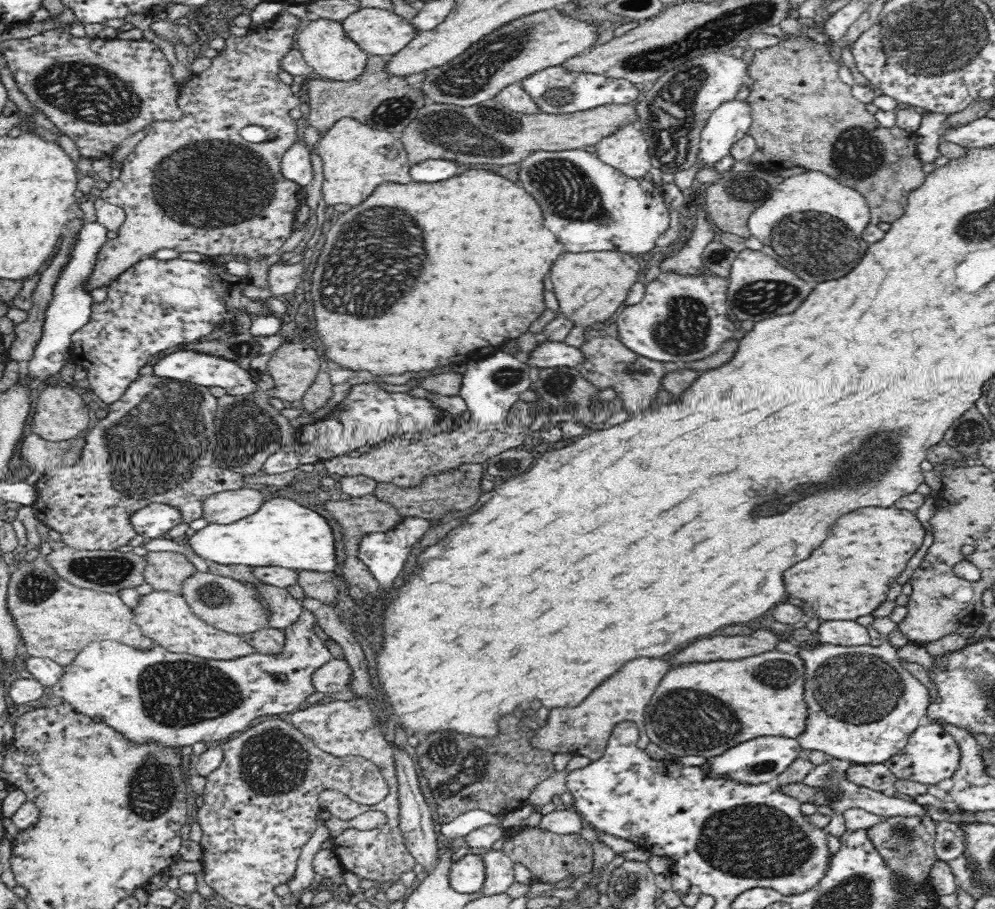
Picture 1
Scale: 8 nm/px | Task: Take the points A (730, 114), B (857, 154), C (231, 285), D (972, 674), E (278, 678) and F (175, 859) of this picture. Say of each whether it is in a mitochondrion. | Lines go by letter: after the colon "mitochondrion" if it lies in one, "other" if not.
A: other
B: mitochondrion
C: other
D: mitochondrion
E: other
F: other

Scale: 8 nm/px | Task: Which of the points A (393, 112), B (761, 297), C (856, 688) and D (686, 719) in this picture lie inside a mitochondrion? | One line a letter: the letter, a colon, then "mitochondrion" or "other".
A: mitochondrion
B: mitochondrion
C: mitochondrion
D: mitochondrion

